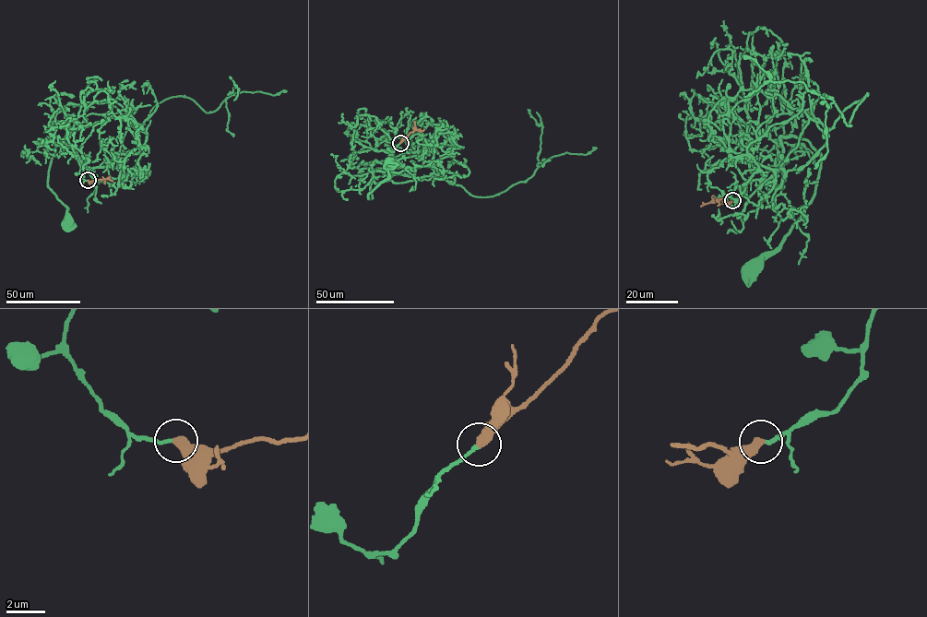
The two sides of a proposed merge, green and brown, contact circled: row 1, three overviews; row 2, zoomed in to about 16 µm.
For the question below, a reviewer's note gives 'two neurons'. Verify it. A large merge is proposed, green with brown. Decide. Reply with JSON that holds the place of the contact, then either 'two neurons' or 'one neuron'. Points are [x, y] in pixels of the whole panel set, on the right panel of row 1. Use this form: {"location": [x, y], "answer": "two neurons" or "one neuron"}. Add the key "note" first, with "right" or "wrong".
{"note": "wrong", "location": [732, 200], "answer": "one neuron"}

